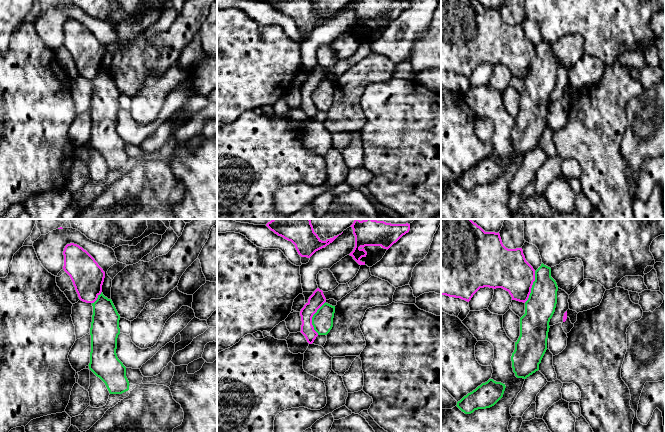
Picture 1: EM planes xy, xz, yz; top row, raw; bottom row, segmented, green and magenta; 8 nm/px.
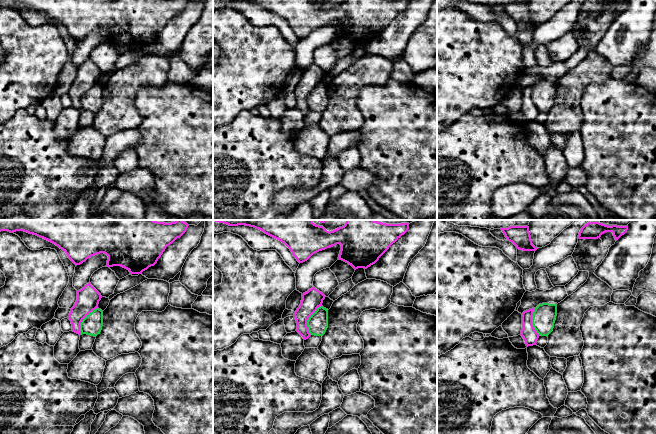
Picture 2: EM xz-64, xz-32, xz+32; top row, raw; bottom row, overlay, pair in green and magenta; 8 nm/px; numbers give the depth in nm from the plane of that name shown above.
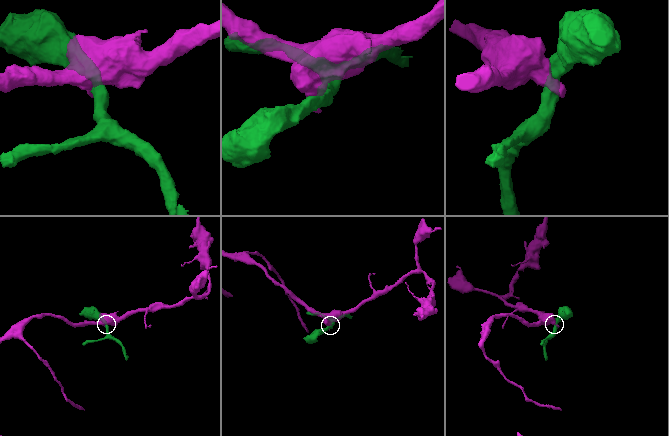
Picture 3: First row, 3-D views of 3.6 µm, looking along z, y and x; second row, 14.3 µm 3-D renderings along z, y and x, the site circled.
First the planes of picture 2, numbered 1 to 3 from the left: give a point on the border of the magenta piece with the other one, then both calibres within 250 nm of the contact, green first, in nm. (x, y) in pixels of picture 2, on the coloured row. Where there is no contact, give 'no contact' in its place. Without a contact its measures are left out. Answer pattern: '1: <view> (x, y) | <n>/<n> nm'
1: xz-64 (82, 320) | 160/180 nm
2: xz-32 (307, 320) | 170/160 nm
3: xz+32 (532, 322) | 190/120 nm

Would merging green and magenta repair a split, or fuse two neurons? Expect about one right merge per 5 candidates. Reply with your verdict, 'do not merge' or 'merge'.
do not merge

